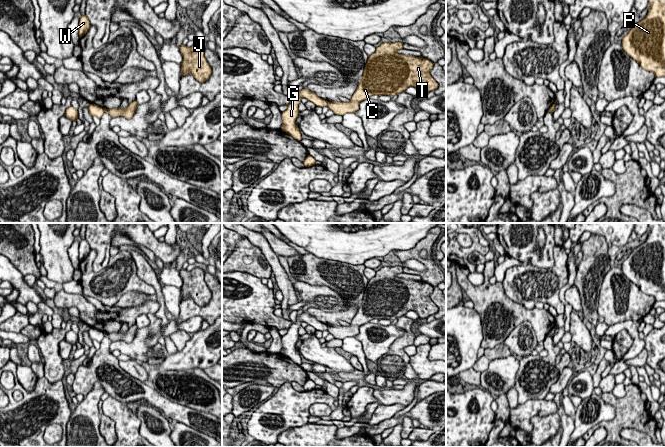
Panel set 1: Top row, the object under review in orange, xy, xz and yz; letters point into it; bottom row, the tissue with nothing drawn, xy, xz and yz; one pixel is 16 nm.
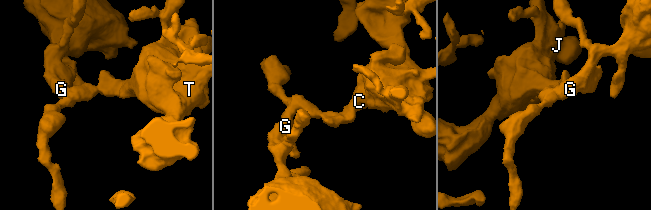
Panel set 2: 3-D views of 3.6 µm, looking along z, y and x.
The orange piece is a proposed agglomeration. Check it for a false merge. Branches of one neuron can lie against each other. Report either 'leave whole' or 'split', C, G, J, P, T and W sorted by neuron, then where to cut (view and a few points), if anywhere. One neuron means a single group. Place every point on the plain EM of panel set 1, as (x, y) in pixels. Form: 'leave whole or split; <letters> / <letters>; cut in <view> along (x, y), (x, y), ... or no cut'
split; C J T / G P W; cut in xz along (328, 326), (326, 329)

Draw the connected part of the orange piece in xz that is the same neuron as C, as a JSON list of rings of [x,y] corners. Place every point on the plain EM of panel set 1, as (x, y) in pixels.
[[[385,266],[369,279],[358,311],[349,326],[328,326],[327,331],[336,339],[354,337],[361,325],[373,319],[394,320],[408,311],[415,311],[426,319],[438,312],[430,299],[434,287],[429,283],[398,278],[403,266]]]

